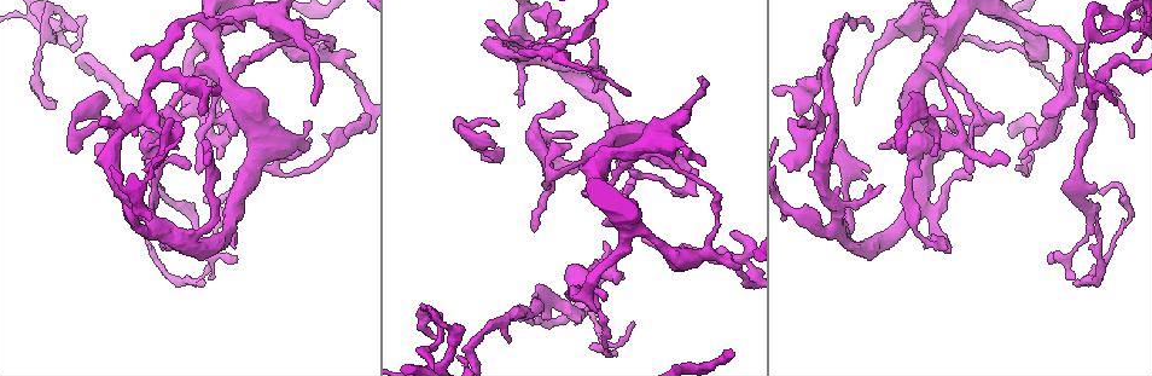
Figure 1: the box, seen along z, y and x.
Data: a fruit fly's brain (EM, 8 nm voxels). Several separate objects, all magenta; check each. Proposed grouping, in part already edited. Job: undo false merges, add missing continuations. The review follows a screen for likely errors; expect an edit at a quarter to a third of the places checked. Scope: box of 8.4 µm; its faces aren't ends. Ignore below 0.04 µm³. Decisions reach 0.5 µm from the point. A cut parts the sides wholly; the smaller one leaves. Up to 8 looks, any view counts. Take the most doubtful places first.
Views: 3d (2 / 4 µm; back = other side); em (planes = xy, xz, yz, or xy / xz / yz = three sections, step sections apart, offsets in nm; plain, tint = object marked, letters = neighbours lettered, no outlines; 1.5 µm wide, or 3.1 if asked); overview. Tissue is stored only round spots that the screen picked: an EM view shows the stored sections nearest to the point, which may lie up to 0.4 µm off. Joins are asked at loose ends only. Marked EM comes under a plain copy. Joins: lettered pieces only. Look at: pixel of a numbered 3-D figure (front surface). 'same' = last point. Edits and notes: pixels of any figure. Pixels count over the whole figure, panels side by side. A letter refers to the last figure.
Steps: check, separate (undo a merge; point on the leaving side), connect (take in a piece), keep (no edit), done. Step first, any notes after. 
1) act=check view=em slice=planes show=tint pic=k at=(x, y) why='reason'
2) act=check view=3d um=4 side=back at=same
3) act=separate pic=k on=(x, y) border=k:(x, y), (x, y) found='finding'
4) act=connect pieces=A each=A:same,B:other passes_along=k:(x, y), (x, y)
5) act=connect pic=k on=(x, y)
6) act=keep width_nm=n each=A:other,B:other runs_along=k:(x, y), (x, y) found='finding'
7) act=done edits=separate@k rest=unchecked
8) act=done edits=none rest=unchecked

act=check view=em slice=planes show=letters pic=1 at=(642, 239) why='long arm stops here'

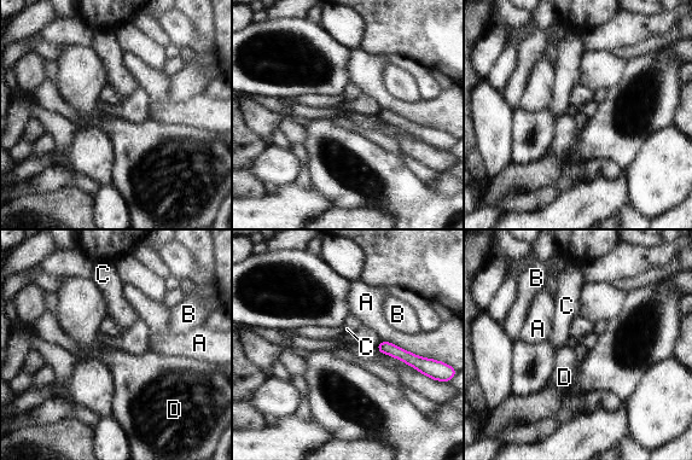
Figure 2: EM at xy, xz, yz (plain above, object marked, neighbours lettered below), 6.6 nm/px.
act=keep each=A:other,B:other,C:other,D:other runs_along=2:(381, 347), (434, 370), (449, 371) found='no lettered piece goes on from it'

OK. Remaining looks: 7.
act=check view=em slice=planes show=letters pic=1 at=(603, 299) why='an open end'

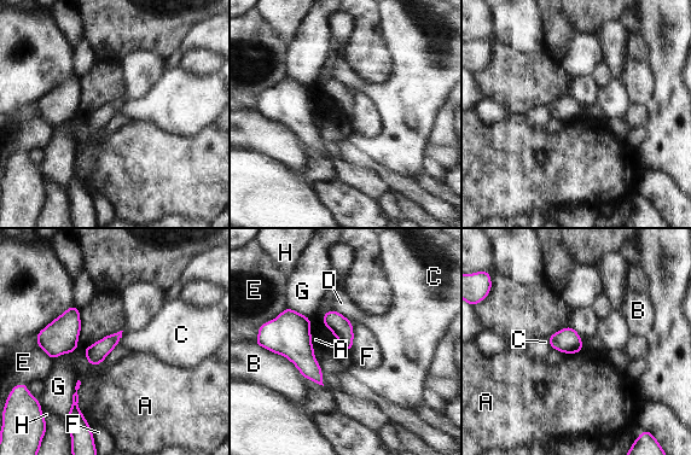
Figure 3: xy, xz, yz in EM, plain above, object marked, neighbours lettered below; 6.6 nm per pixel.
act=keep each=A:other,B:other,C:other,D:other,E:other,F:other,G:other,H:other border=3:(352, 322), (353, 346), (349, 351) found='no lettered piece goes on from it'

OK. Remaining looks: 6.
act=check view=em slice=planes show=letters pic=1 at=(533, 231)

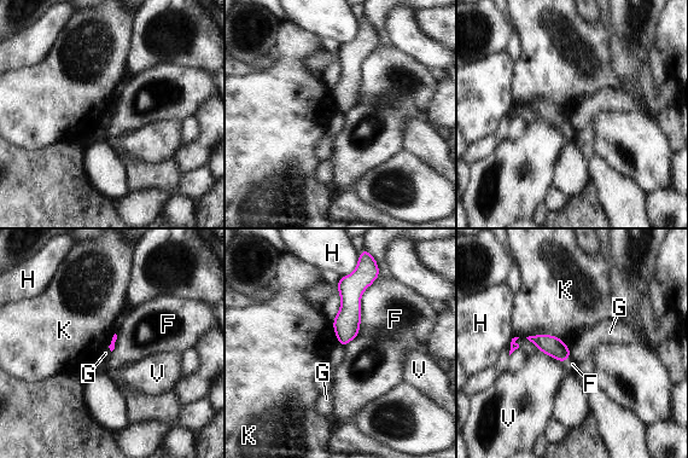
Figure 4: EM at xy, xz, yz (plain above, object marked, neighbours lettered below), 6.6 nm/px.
act=keep each=F:other,G:other,H:other,K:other,V:other border=4:(526, 336), (555, 335), (570, 349) found='no lettered piece goes on from it'

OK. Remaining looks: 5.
act=done edits=none rest=unchecked

